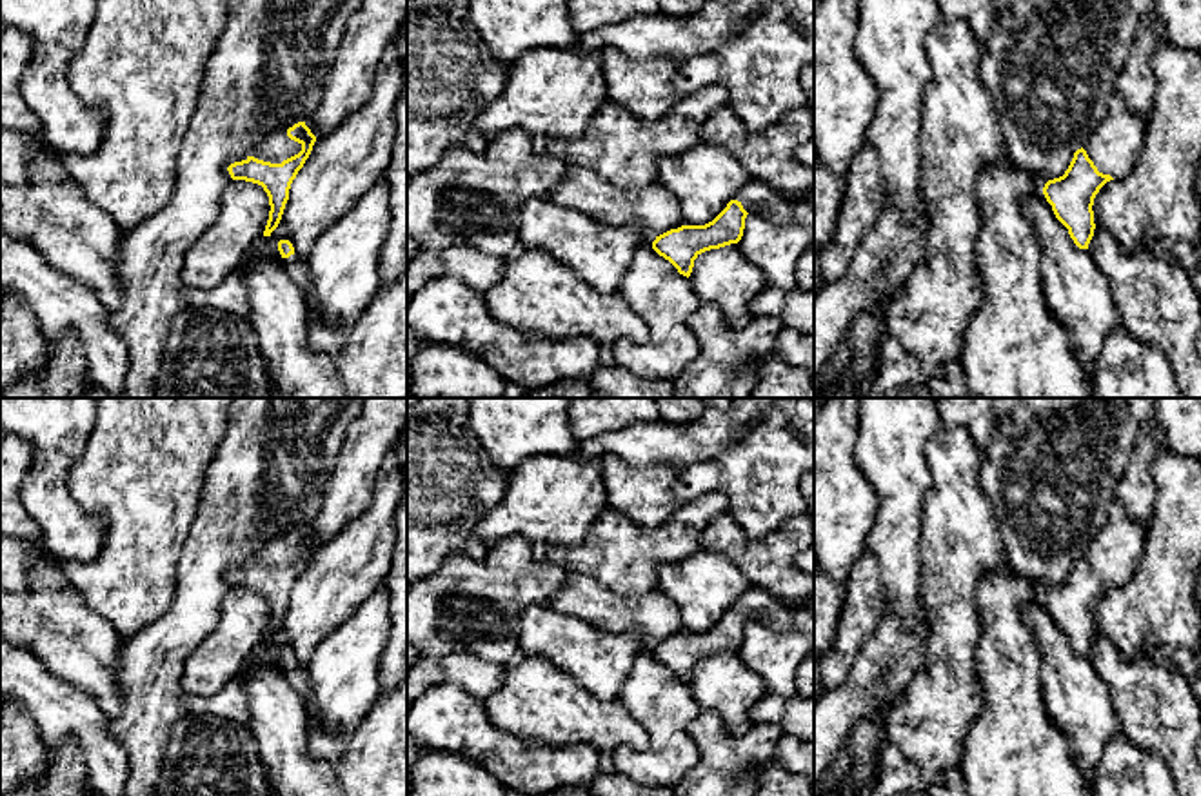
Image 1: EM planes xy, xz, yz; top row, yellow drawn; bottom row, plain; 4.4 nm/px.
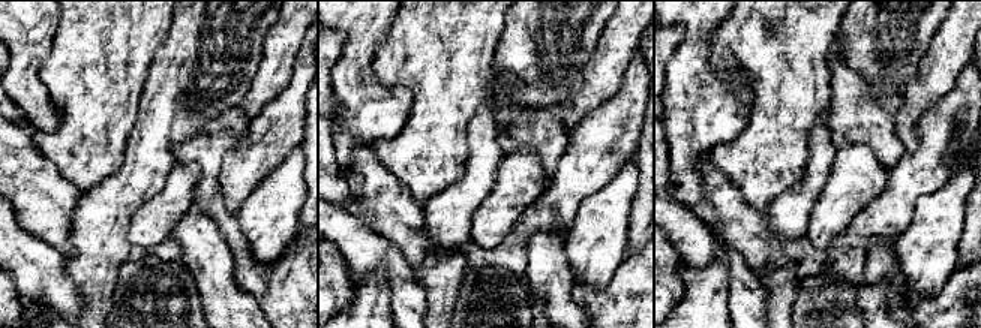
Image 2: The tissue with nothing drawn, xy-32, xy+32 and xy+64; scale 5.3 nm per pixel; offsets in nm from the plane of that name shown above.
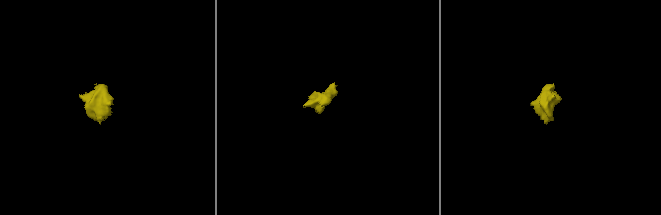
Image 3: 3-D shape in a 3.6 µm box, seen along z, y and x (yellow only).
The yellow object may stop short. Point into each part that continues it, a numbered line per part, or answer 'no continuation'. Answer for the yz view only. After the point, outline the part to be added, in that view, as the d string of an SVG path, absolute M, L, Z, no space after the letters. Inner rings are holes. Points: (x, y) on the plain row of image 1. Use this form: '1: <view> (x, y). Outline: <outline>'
1: yz (1114, 555). Outline: M1112 500L1108 520L1083 556L1099 580L1125 585L1139 569L1148 531L1134 522L1119 500Z

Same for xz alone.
1: xz (754, 604). Outline: M749 587L734 607L738 607L747 620L759 620L774 631L814 636L814 605L792 609L761 589Z

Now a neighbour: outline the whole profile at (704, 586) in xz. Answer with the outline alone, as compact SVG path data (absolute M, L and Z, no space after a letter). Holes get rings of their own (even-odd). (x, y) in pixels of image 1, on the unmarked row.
M703 549L658 567L658 591L678 605L685 632L712 629L749 587L739 569Z

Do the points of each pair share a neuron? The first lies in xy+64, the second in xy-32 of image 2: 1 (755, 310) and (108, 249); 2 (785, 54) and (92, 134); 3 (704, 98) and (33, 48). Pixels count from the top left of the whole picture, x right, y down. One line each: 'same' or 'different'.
1: different
2: same
3: same

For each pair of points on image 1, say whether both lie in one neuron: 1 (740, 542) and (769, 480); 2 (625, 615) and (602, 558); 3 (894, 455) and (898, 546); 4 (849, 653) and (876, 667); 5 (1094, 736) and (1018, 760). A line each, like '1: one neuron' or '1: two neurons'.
1: two neurons
2: two neurons
3: one neuron
4: two neurons
5: two neurons

